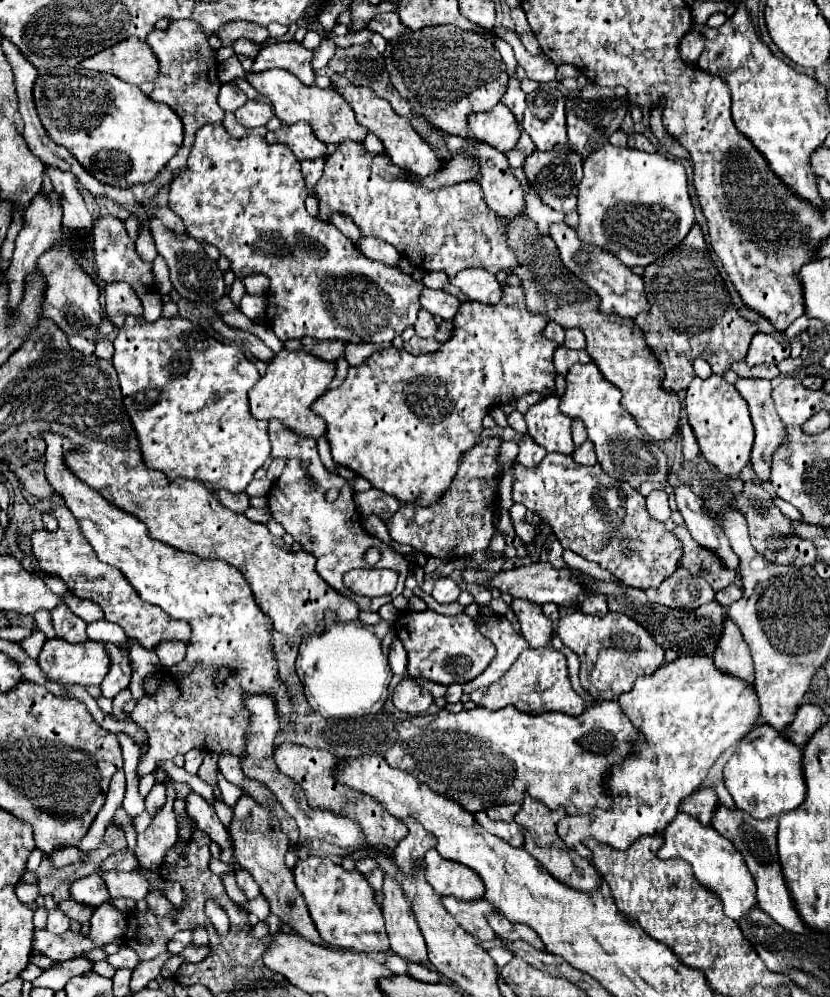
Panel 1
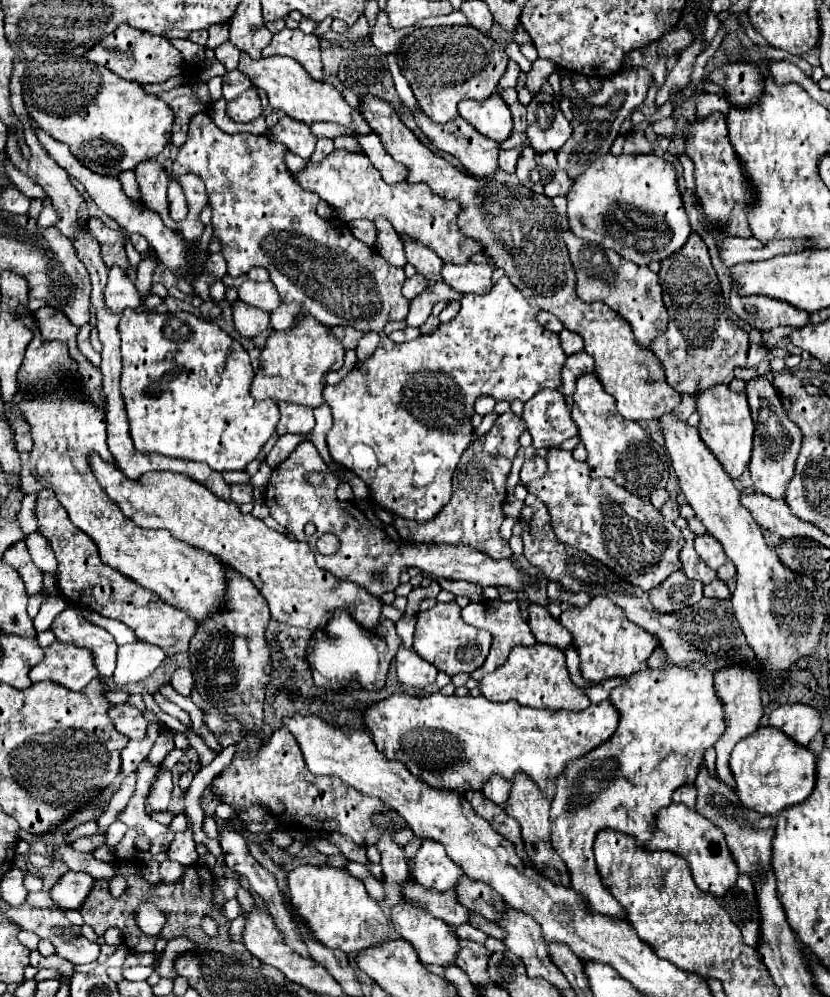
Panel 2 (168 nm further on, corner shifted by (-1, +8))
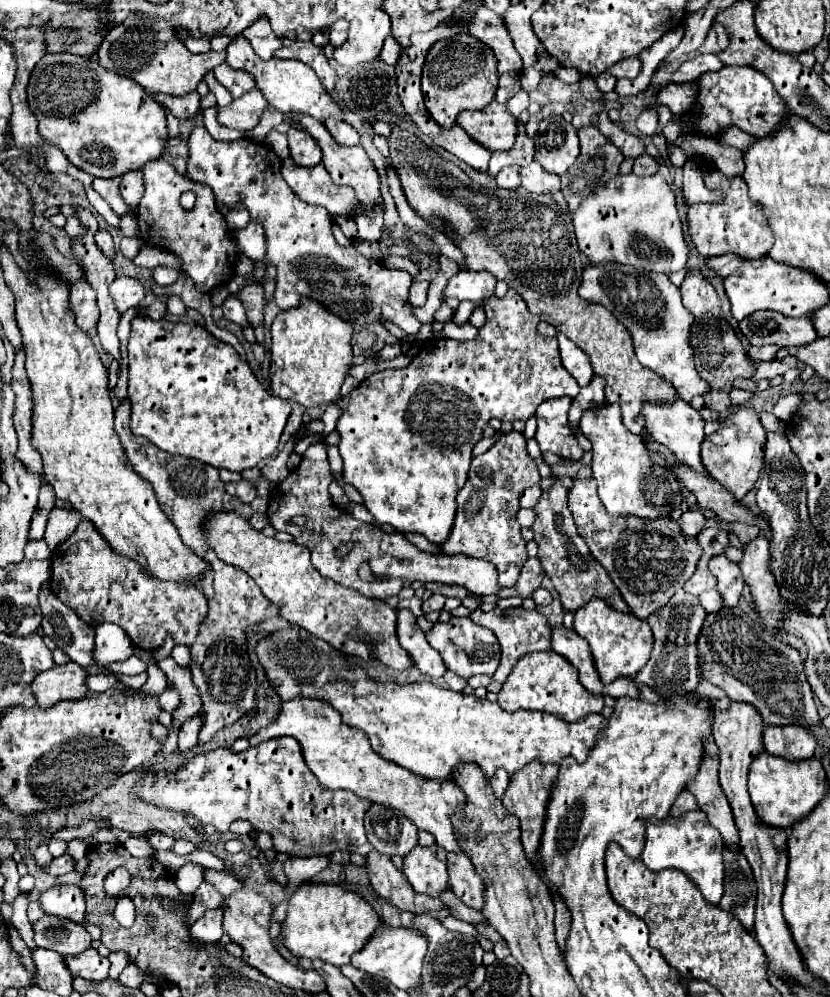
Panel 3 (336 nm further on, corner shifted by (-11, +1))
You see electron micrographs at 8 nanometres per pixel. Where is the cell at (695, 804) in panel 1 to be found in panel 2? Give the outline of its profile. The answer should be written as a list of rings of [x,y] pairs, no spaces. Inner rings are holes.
[[[688,784],[688,786],[682,786],[678,788],[678,792],[674,792],[674,802],[682,802],[686,804],[690,810],[696,808],[696,786],[694,784]]]

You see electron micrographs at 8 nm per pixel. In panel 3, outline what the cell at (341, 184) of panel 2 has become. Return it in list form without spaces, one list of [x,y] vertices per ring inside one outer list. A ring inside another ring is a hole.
[[[284,159],[280,173],[302,201],[322,205],[332,215],[354,215],[352,209],[358,207],[356,195],[348,187],[336,187],[322,163],[316,167],[298,167],[292,159]]]

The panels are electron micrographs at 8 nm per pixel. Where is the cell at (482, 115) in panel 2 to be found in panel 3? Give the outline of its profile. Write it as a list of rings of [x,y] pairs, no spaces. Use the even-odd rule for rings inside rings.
[[[498,101],[480,111],[462,111],[456,123],[488,151],[508,151],[516,139],[516,119]]]

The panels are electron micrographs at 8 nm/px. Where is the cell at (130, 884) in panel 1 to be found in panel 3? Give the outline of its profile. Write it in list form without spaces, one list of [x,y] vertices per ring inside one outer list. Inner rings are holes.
[[[64,853],[62,857],[56,857],[48,865],[44,865],[44,871],[48,875],[52,875],[52,877],[58,877],[58,875],[64,875],[64,873],[74,871],[74,861]]]

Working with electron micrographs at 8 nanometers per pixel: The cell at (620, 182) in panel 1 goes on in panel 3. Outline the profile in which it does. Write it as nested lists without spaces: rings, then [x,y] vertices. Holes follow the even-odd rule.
[[[634,173],[616,175],[616,179],[610,179],[604,187],[596,187],[596,191],[592,191],[580,203],[578,211],[572,215],[572,221],[578,247],[590,259],[592,265],[618,261],[624,265],[632,265],[636,269],[670,275],[674,271],[684,269],[688,261],[688,243],[682,235],[682,223],[676,211],[676,195],[658,173],[652,177],[638,177]]]

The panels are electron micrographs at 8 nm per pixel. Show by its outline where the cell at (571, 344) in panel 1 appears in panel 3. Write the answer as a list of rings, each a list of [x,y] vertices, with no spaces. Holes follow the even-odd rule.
[[[558,333],[558,345],[560,345],[560,357],[562,357],[562,365],[566,367],[566,371],[578,381],[580,387],[588,385],[592,379],[592,367],[588,363],[588,357],[584,355],[584,351],[580,351],[570,339],[566,339],[566,335]]]

